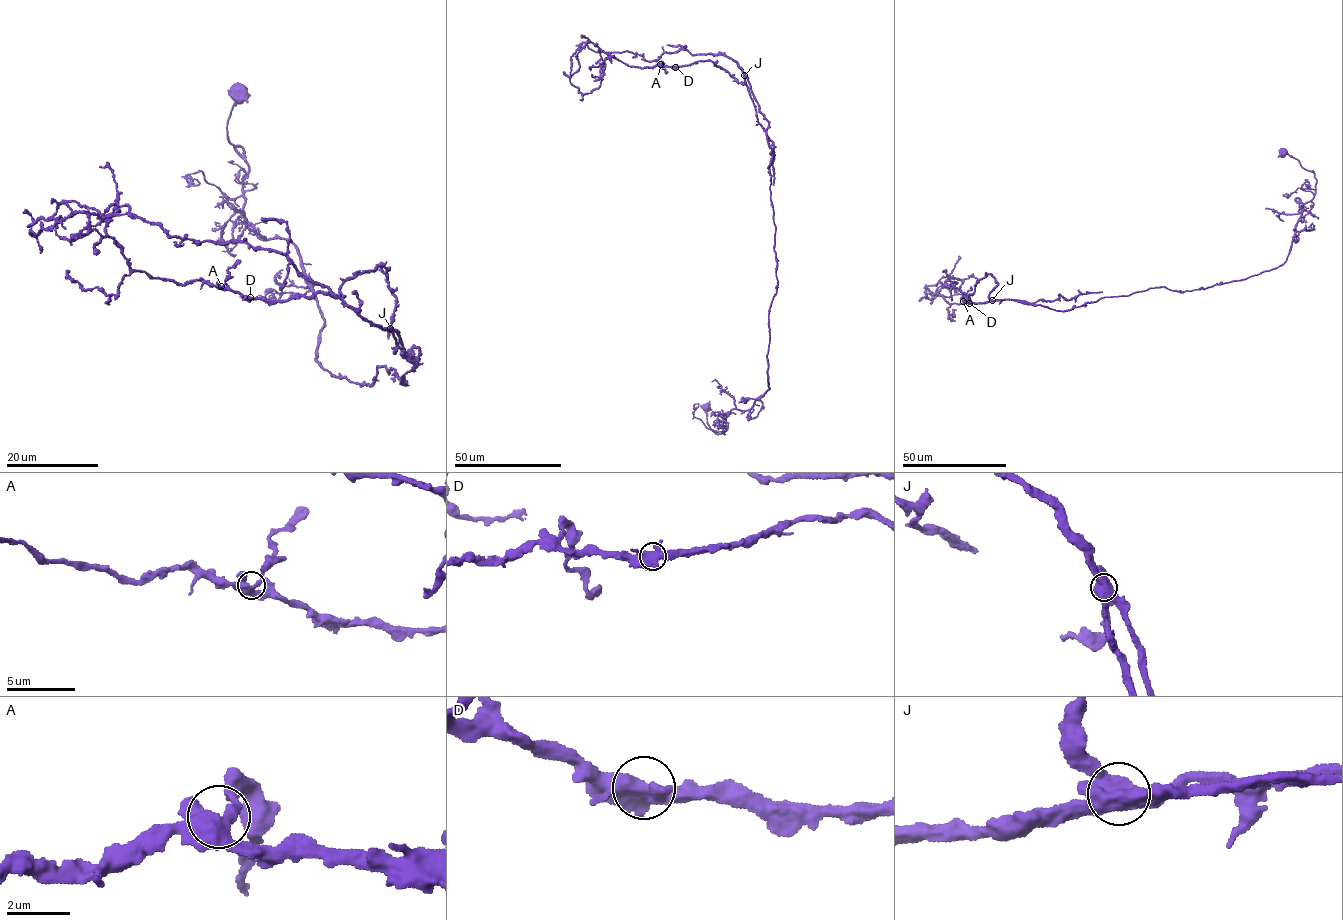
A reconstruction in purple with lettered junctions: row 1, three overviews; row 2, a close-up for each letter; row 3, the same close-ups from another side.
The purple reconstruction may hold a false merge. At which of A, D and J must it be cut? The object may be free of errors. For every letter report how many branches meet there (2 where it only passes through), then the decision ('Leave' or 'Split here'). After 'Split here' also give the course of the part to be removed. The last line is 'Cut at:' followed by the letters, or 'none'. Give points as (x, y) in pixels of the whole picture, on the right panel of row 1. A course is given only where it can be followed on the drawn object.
A: Branches: 5. Leave
D: Branches: 5. Leave
J: Branches: 5. Split here. Course of the part to remove: (992, 300), (998, 282), (989, 274), (968, 304), (951, 304), (938, 293), (927, 298), (955, 289), (948, 288)
Cut at: J

